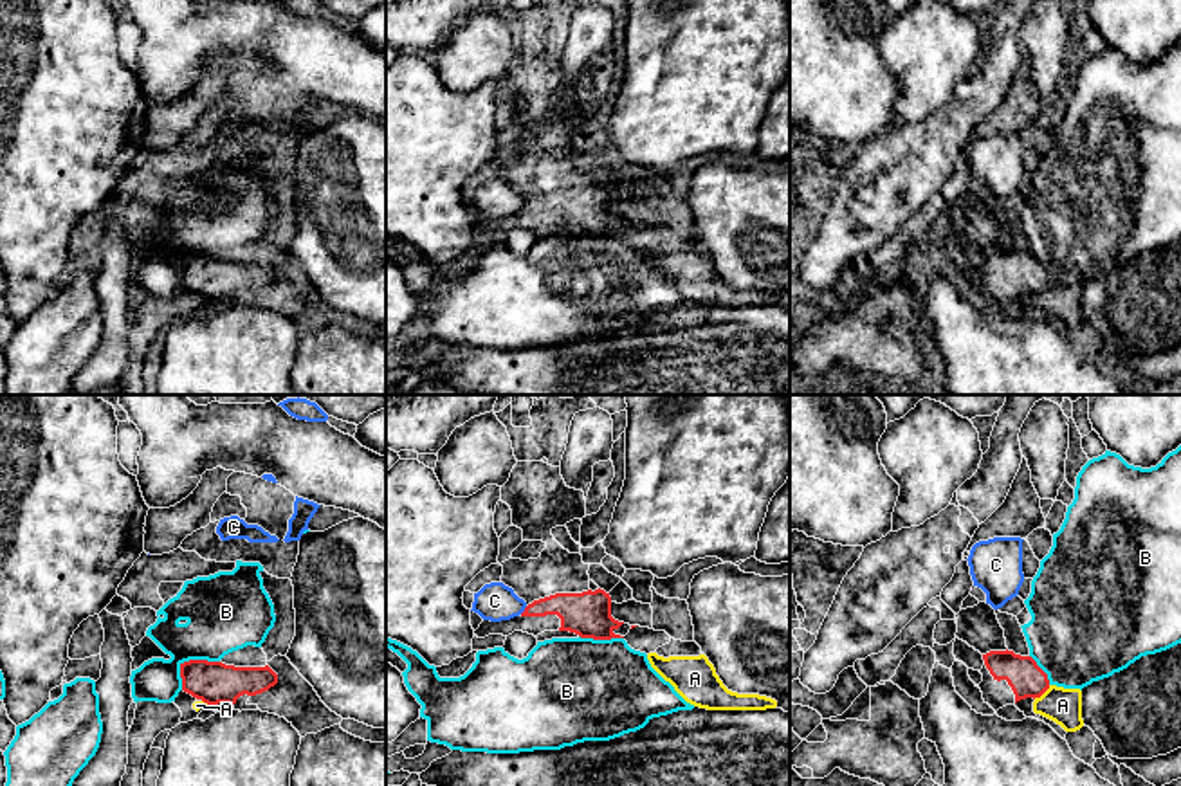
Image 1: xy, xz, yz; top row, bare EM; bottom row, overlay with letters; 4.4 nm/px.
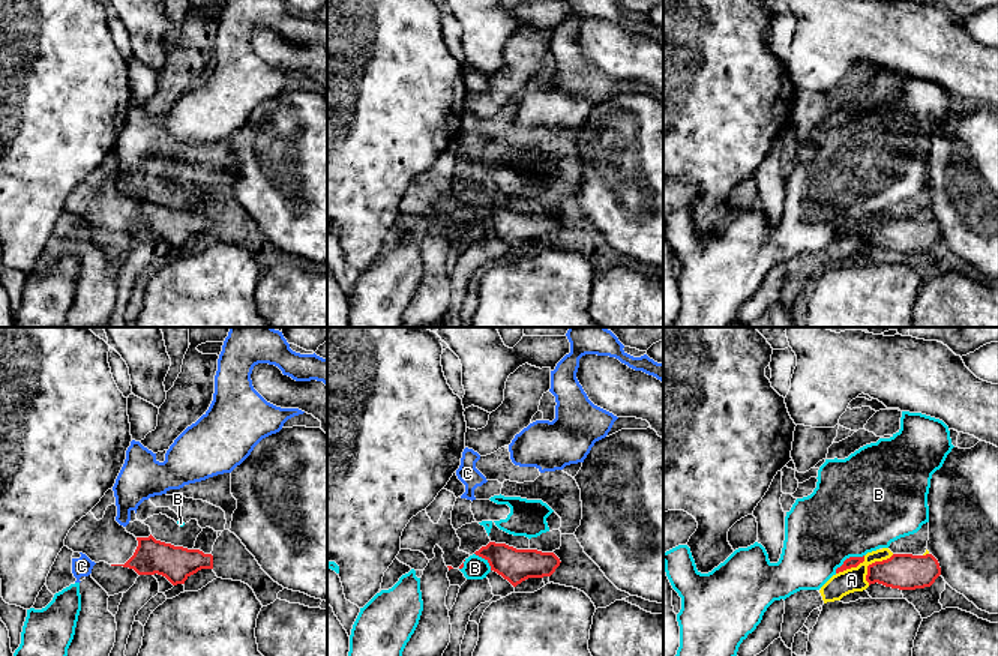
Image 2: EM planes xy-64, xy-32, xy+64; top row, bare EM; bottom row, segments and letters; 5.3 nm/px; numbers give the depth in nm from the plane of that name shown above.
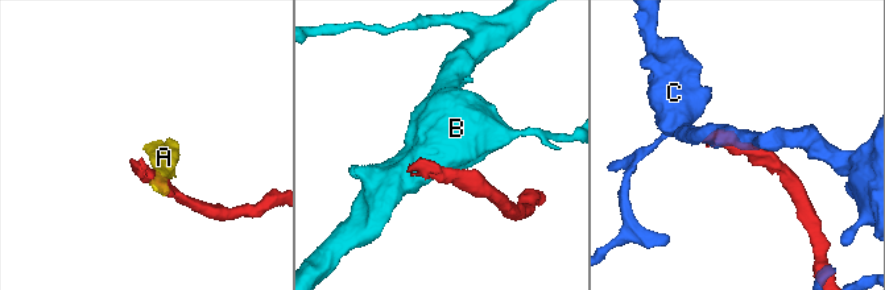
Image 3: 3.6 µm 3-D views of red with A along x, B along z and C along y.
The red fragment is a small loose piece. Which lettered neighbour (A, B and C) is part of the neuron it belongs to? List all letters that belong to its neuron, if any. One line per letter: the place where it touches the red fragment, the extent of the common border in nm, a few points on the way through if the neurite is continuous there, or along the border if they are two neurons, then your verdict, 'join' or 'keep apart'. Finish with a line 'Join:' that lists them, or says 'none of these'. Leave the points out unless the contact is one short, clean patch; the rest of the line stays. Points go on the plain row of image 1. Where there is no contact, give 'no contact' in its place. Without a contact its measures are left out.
A: contact yz (1041, 291); length 100 nm; keep apart
B: contact xy (190, 256); length 220 nm; border xy (219, 256), (186, 256), (181, 262), (181, 285); keep apart
C: contact xz (525, 206); length 50 nm; keep apart
Join: none of these

